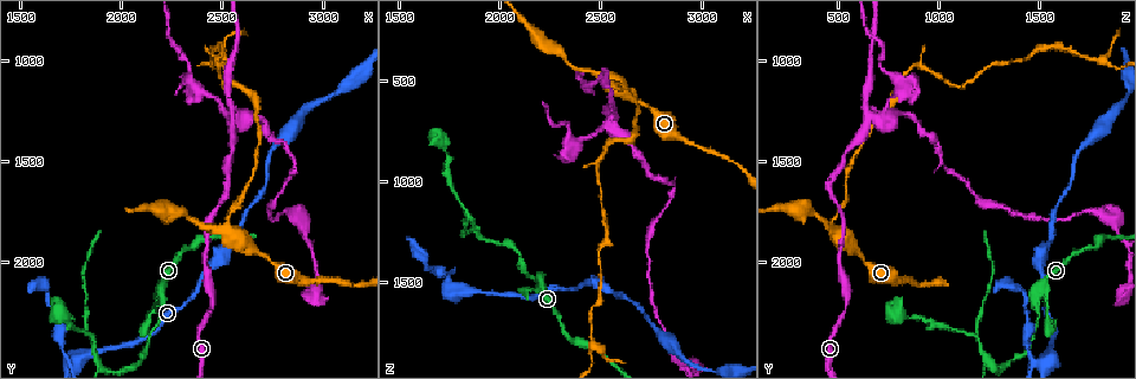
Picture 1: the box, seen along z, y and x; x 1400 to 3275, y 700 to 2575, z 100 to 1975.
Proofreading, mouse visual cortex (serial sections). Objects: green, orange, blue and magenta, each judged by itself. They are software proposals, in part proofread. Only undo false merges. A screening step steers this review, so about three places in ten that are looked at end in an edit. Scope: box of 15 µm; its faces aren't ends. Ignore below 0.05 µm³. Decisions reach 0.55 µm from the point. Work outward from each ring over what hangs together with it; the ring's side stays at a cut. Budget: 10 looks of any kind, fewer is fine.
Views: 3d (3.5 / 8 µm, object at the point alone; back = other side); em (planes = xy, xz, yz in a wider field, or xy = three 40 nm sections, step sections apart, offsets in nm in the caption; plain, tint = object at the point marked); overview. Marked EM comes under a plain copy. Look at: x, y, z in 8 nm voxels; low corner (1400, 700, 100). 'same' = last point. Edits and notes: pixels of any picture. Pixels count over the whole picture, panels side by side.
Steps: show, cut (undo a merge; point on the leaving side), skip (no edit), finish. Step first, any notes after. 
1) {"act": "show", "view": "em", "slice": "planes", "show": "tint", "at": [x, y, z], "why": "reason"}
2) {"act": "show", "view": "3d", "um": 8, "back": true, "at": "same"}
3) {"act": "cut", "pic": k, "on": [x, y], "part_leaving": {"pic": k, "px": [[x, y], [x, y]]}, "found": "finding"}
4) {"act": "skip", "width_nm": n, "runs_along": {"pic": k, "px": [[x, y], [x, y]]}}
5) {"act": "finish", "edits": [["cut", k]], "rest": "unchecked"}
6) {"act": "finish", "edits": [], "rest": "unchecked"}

{"act": "show", "view": "3d", "um": 3.5, "at": [2540, 1830, 470], "why": "calibre changes"}

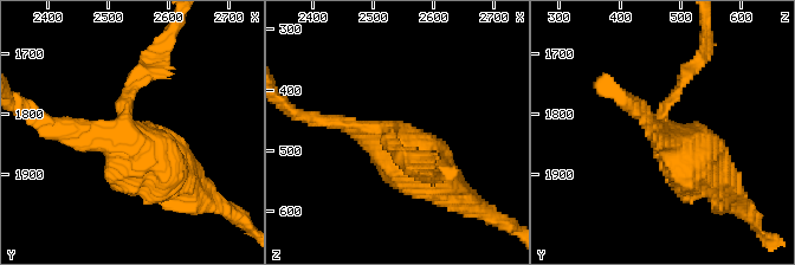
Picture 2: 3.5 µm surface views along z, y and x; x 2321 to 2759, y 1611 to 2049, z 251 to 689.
{"act": "show", "view": "em", "slice": "planes", "show": "tint", "at": [2535, 1825, 470]}

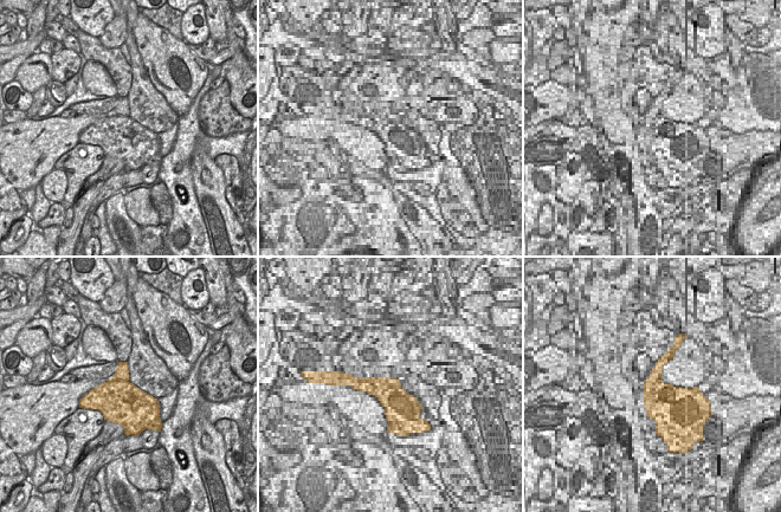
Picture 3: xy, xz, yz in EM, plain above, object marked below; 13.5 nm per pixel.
{"act": "show", "view": "em", "slice": "xy", "step": 2, "show": "tint", "at": "same", "why": "another direction"}

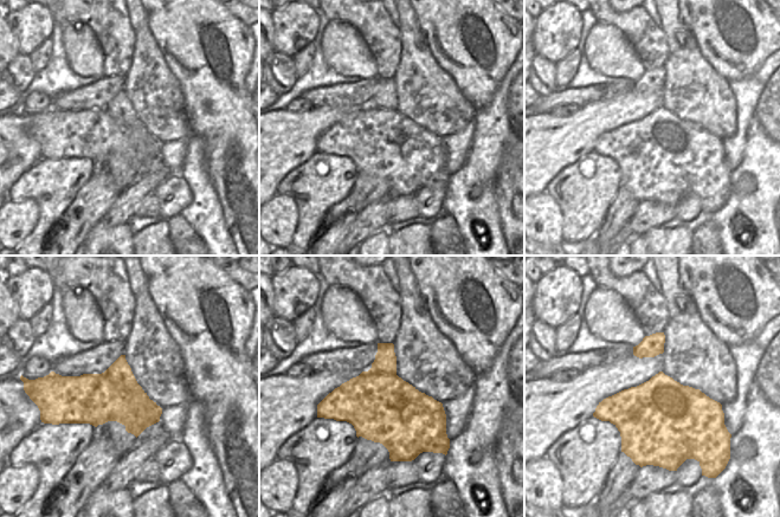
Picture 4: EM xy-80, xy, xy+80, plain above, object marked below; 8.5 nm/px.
{"act": "cut", "pic": 2, "on": [135, 73], "part_leaving": {"pic": 2, "px": [[127, 111], [134, 75], [170, 31]]}, "found": "two cells meet here"}

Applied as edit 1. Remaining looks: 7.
{"act": "show", "view": "3d", "um": 8, "back": true, "at": [2540, 1280, 710], "why": "a narrow waist"}

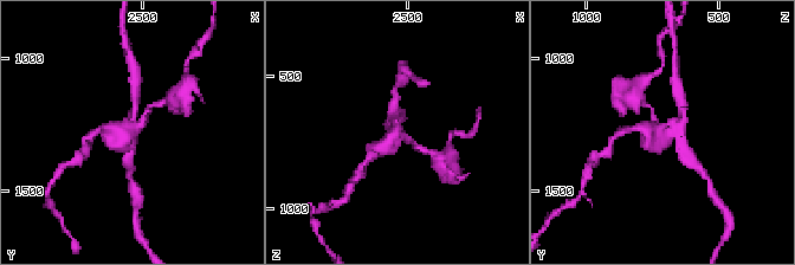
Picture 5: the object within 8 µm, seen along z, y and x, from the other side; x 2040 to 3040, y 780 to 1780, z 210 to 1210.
{"act": "show", "view": "3d", "um": 3.5, "at": [2540, 1290, 720], "why": "zoom in"}

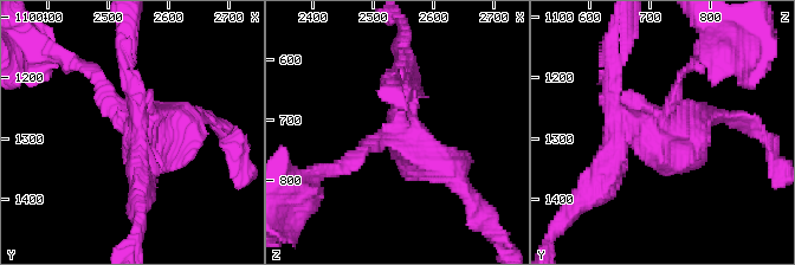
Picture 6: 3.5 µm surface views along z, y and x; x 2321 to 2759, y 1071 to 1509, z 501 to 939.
{"act": "show", "view": "em", "slice": "xy", "step": 2, "show": "tint", "at": [2545, 1290, 720]}

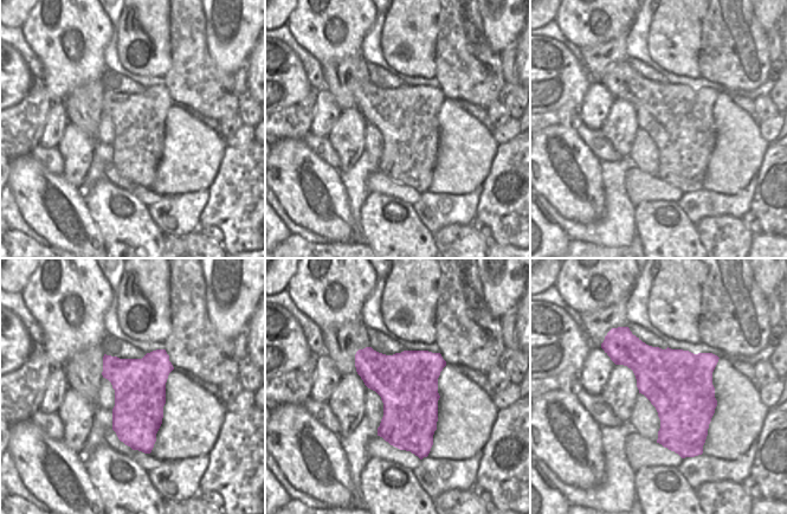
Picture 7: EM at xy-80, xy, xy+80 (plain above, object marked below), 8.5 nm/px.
{"act": "cut", "pic": 6, "on": [669, 122], "part_leaving": {"pic": 6, "px": [[627, 136], [715, 115]]}, "found": "two cells meet here"}

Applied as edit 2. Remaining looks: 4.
{"act": "show", "view": "overview", "why": "redraw"}

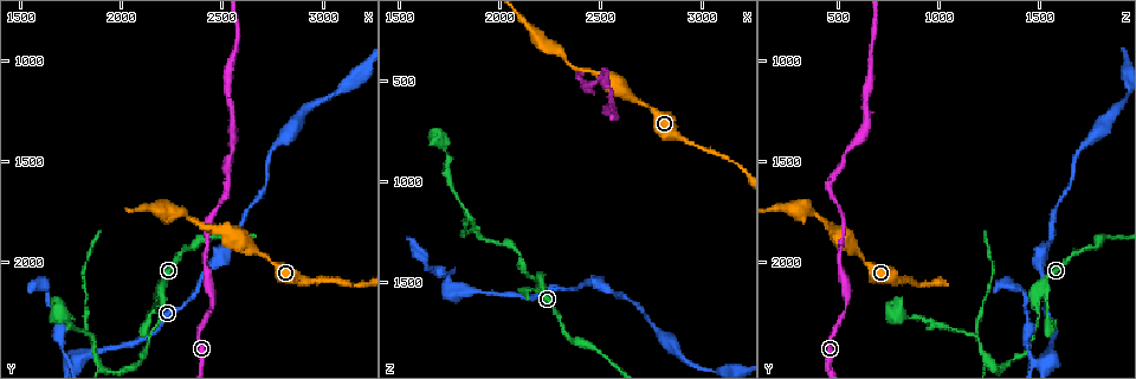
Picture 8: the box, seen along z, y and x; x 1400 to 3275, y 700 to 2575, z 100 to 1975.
{"act": "show", "view": "3d", "um": 8, "at": [2340, 1930, 1750], "why": "calibre changes"}

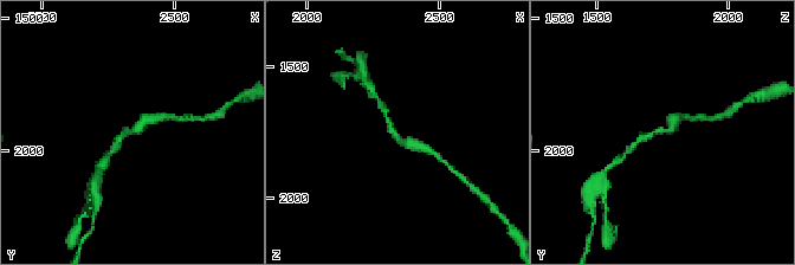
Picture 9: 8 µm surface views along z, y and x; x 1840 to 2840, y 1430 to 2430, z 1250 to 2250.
{"act": "show", "view": "3d", "um": 3.5, "at": [2330, 1930, 1770]}

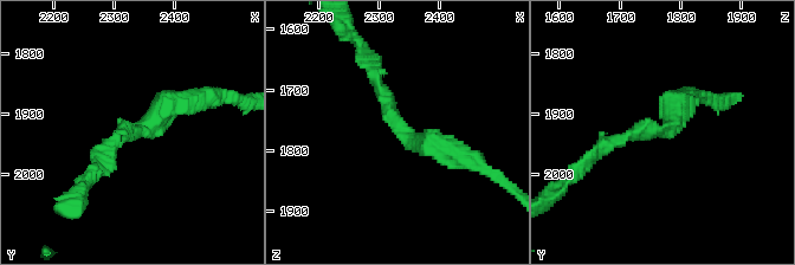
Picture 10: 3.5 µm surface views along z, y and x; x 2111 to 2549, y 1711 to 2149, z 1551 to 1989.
{"act": "show", "view": "em", "slice": "xy", "step": 2, "show": "tint", "at": [2340, 1925, 1765], "arm_widths_nm": [200, 300]}

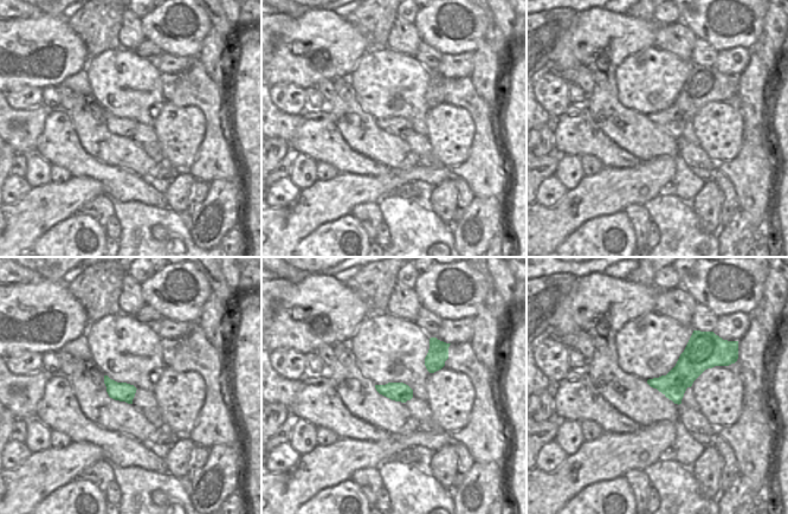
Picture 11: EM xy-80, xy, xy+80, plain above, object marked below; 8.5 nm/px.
{"act": "skip", "runs_along": {"pic": 10, "px": [[374, 64], [395, 122], [464, 155]]}, "found": "one cell here"}

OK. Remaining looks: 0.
{"act": "finish", "edits": [["cut", 2], ["cut", 6]], "rest": "unchecked"}

